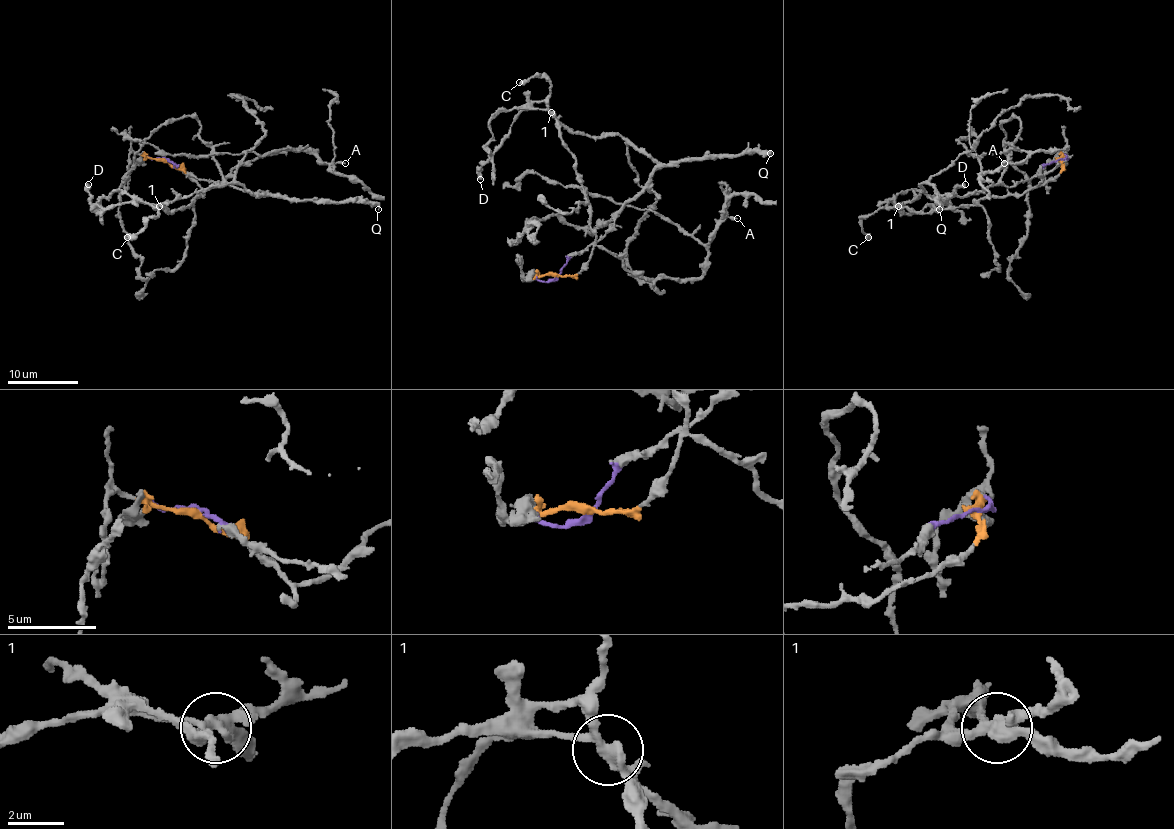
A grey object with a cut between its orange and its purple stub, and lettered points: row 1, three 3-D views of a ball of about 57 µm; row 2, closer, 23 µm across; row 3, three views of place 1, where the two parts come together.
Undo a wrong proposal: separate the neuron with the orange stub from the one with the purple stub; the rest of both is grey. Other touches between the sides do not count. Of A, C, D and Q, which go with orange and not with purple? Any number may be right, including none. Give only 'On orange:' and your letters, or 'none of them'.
On orange: A, D

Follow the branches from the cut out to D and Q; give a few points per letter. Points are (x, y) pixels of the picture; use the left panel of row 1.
D: (164, 160), (182, 169), (203, 194), (171, 213), (148, 203), (109, 204), (99, 213), (88, 183)
Q: (164, 160), (171, 160), (197, 178), (215, 182), (220, 187), (231, 183), (254, 196), (372, 201), (377, 210)

